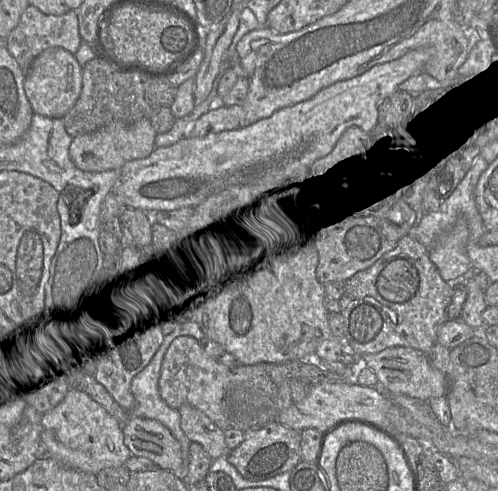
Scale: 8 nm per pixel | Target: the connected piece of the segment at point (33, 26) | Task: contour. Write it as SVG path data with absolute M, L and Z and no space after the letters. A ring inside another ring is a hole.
M30 4L5 41L9 53L23 72L27 72L33 60L47 48L61 47L74 55L79 50L82 41L77 13L70 9L63 15L50 15Z

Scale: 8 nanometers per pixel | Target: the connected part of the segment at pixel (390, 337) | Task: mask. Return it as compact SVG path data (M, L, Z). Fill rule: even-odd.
M406 234L394 249L372 266L345 281L345 292L339 300L344 336L358 356L378 353L391 347L409 347L427 353L437 343L438 331L448 320L446 310L452 297L453 287L441 277L430 260L428 247Z

